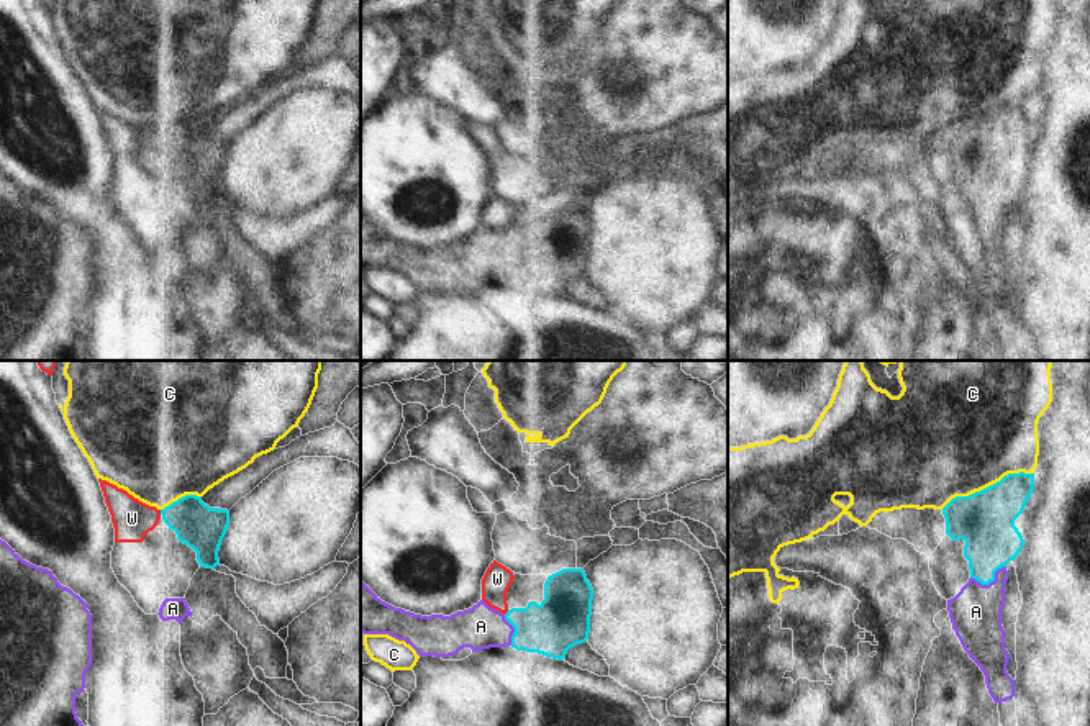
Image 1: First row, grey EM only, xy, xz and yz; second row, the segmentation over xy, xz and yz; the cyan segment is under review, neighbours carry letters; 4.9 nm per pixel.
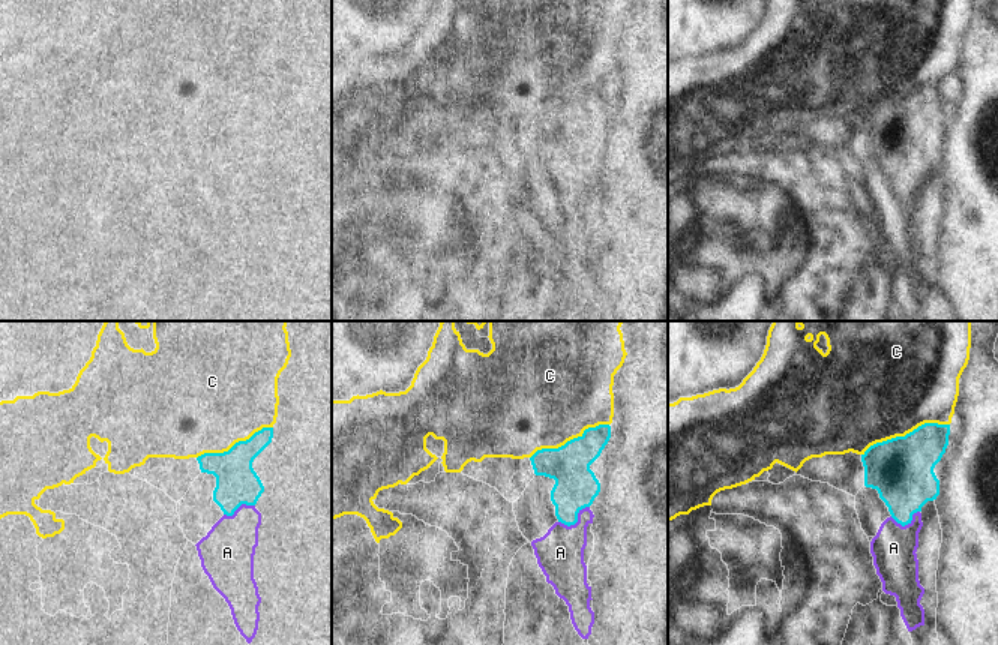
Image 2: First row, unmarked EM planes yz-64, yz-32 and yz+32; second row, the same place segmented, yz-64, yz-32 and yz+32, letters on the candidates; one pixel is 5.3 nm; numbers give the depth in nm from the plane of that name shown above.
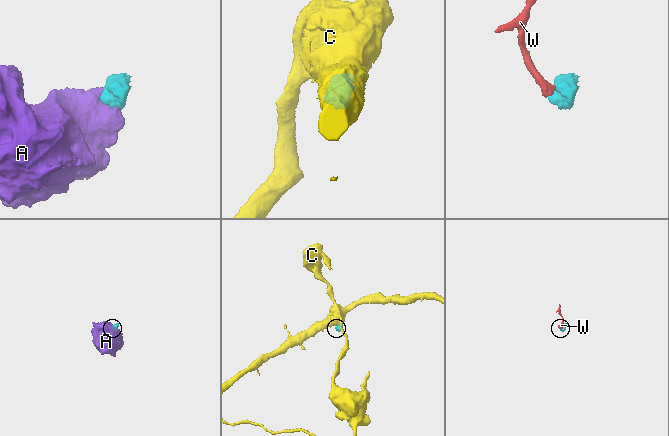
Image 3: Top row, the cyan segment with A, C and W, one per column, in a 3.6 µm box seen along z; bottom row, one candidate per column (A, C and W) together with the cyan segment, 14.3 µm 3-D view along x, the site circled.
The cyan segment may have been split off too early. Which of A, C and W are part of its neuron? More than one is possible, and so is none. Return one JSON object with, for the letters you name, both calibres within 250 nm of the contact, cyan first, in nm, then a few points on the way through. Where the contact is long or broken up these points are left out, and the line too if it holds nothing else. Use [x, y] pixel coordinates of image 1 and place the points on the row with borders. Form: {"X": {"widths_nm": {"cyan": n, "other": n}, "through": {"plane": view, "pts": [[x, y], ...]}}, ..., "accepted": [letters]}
{"A": {"widths_nm": {"cyan": 260, "other": 260}, "through": {"plane": "yz", "pts": [[992, 539], [990, 580], [976, 612]]}}, "accepted": ["A"]}

